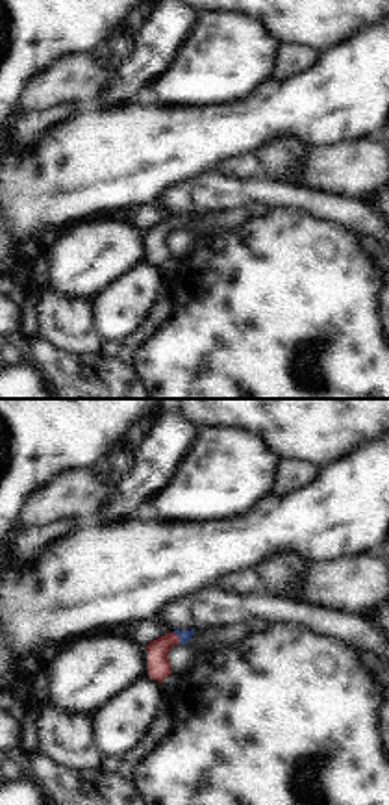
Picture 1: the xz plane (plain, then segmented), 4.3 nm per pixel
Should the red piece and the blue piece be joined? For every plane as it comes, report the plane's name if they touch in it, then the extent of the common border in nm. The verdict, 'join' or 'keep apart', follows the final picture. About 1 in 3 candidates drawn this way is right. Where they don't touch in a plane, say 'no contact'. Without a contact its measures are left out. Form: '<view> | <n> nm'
xz | 60 nm

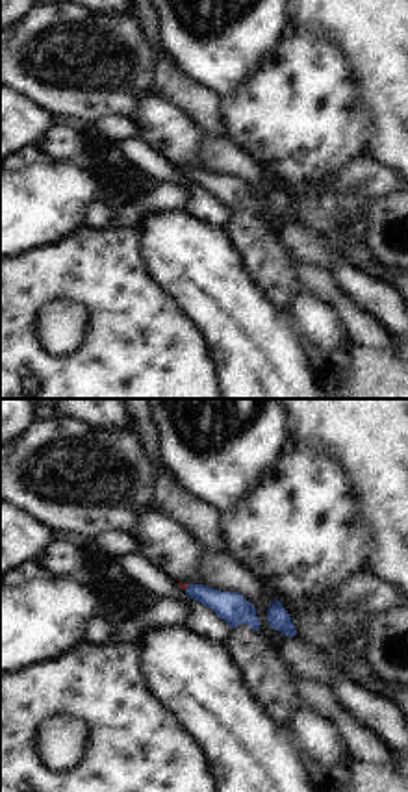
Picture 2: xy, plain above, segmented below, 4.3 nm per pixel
xy | 40 nm

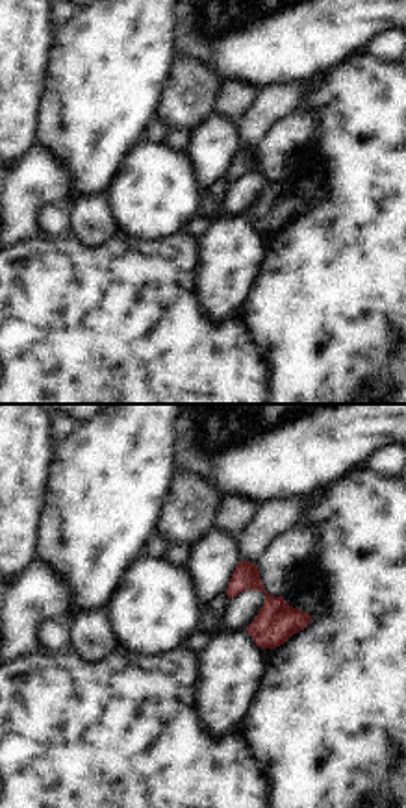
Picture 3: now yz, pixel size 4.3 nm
no contact

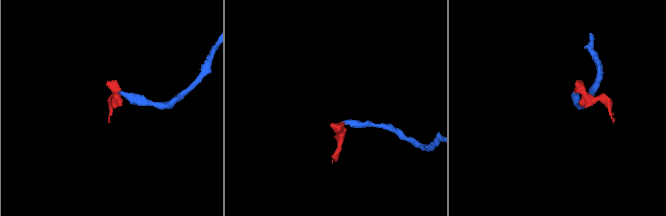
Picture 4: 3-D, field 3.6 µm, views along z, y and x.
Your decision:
join

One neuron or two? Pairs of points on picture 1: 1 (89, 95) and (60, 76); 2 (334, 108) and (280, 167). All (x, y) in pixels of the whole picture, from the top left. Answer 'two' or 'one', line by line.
1: one
2: two

